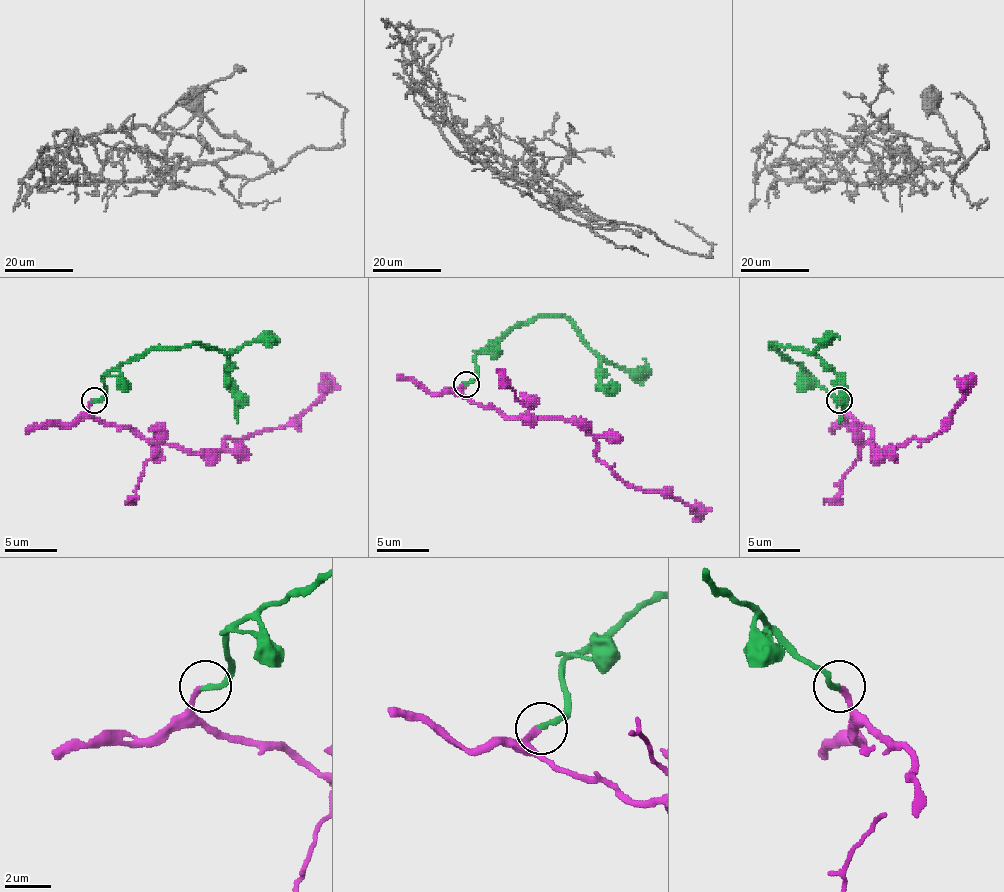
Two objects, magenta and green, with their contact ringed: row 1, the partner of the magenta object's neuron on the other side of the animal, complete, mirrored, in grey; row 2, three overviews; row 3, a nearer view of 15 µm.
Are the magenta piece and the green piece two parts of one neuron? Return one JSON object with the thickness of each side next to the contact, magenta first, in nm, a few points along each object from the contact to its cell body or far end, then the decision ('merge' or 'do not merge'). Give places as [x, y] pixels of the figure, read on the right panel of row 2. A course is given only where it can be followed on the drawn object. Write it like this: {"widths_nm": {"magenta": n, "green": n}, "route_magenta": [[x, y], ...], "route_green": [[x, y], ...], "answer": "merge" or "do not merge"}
{"widths_nm": {"magenta": 240, "green": 240}, "route_magenta": [[839, 399], [871, 431], [876, 451], [886, 451], [939, 433], [973, 373]], "route_green": [[839, 399], [782, 352], [771, 350], [771, 344], [813, 352], [837, 376], [842, 399], [839, 423]], "answer": "merge"}

